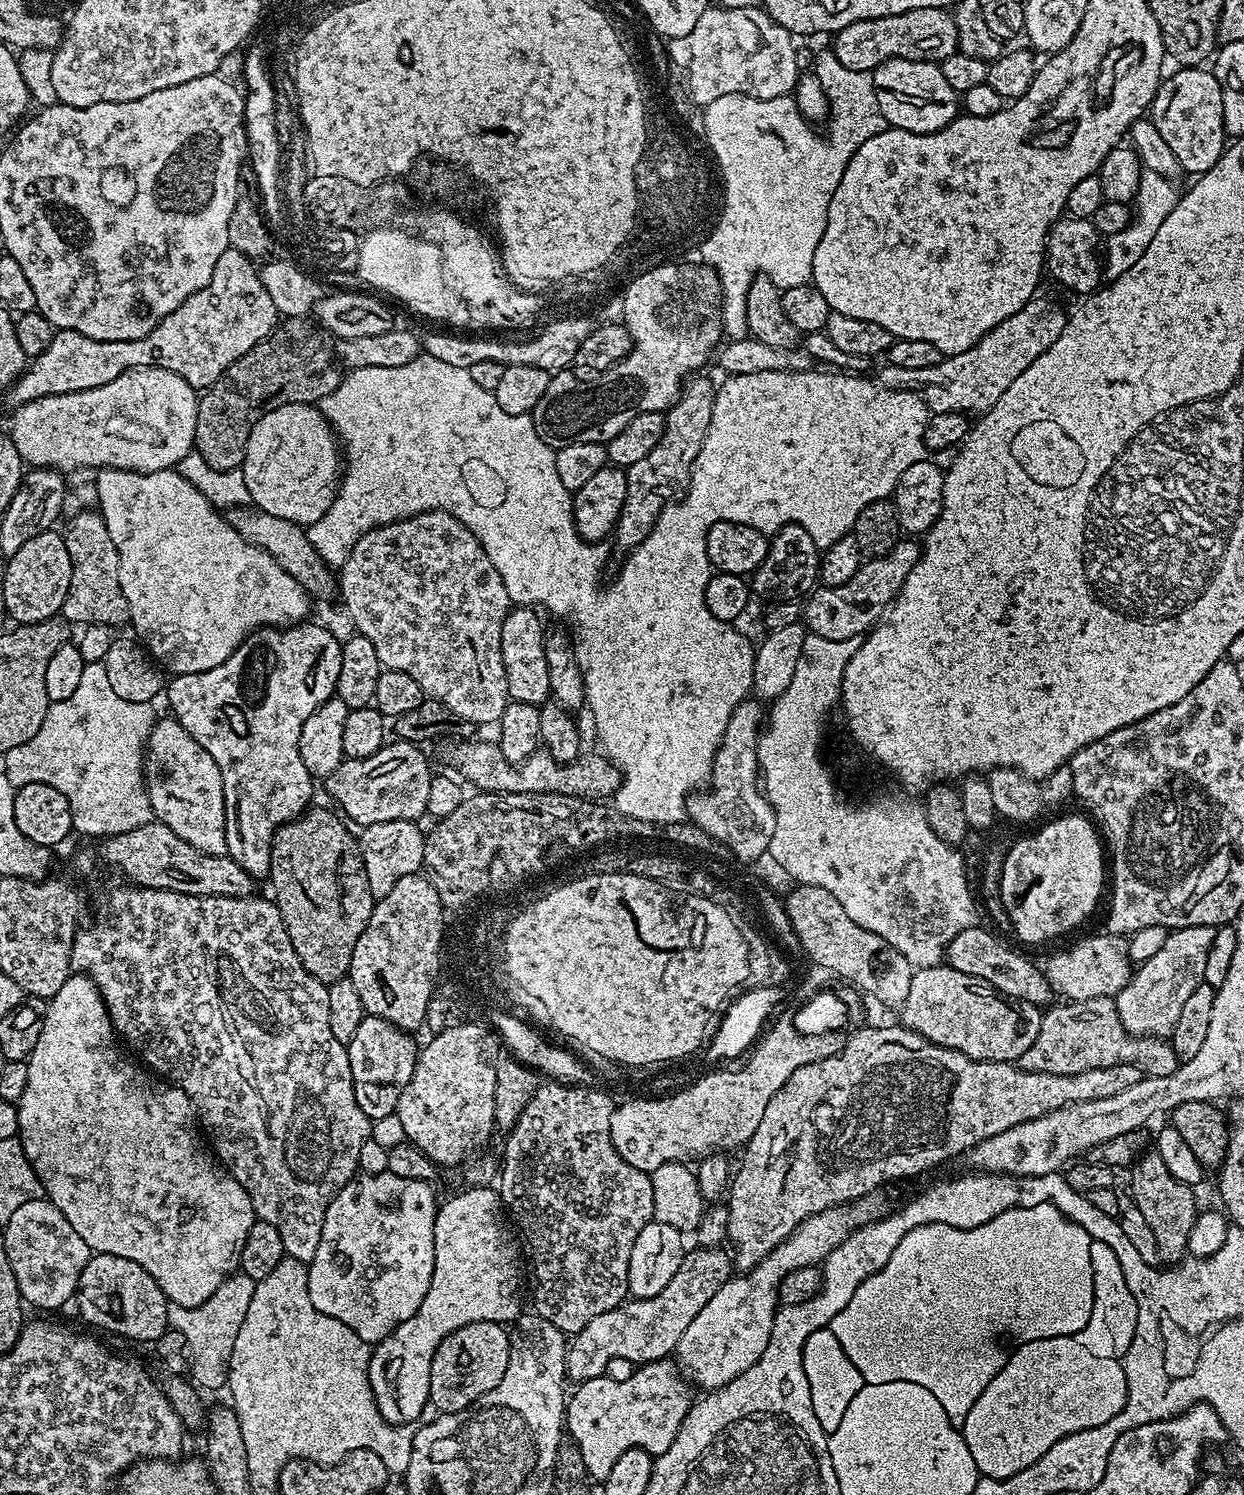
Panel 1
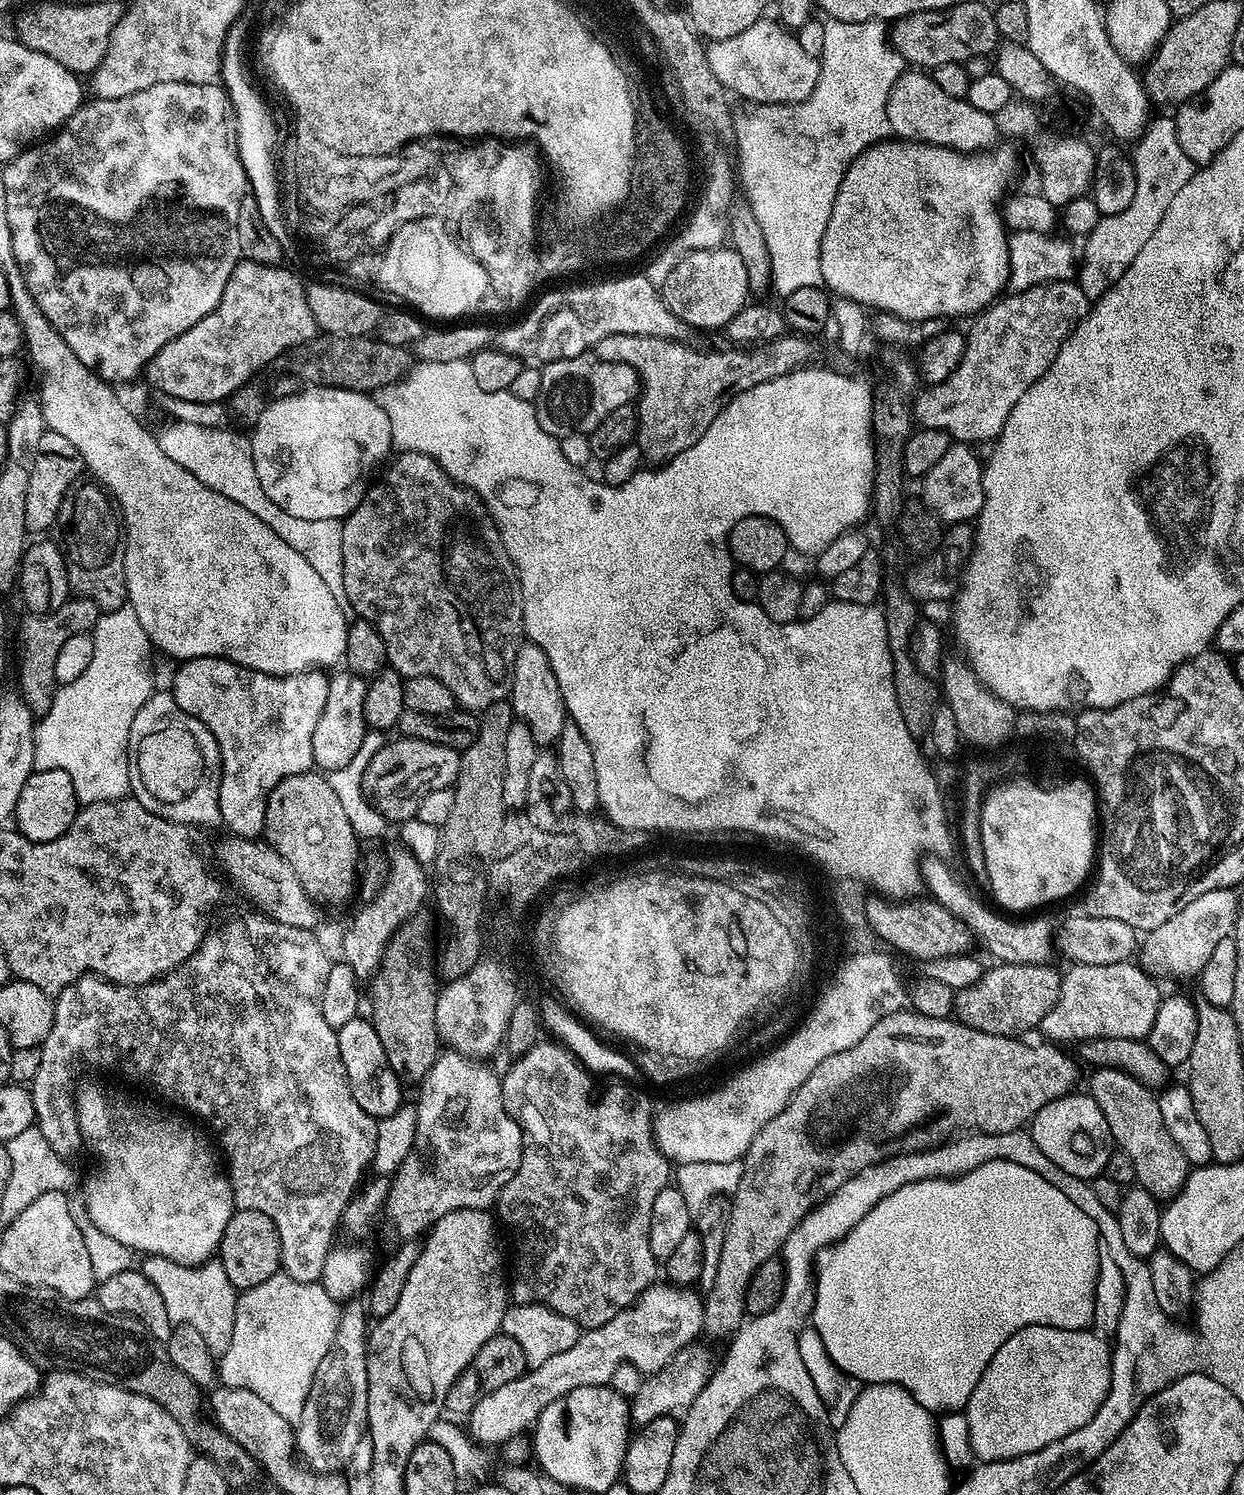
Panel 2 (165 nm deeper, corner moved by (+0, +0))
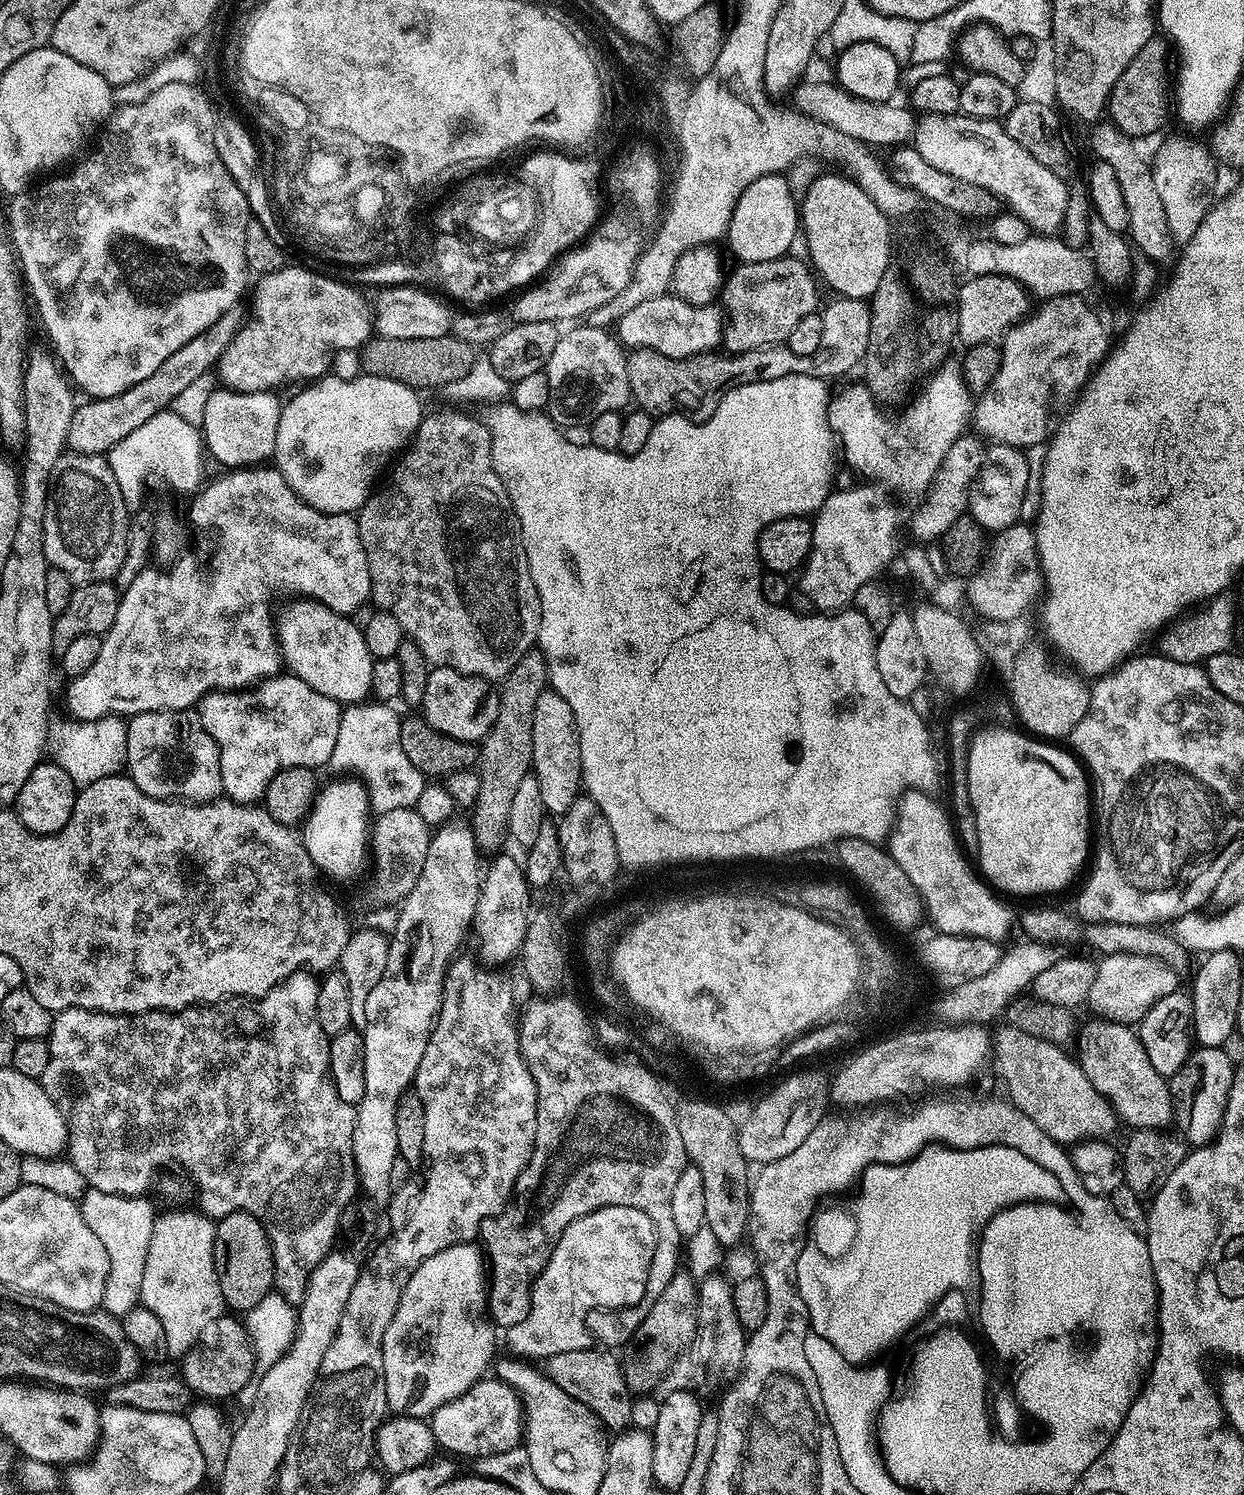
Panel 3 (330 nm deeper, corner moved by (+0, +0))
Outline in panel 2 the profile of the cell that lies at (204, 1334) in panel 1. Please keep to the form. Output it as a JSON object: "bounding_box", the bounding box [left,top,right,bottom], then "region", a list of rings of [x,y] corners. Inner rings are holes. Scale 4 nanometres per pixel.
{"bounding_box":[142,1256,238,1354],"region":[[[144,1256],[142,1262],[144,1262],[142,1265],[144,1276],[154,1286],[154,1290],[162,1294],[162,1302],[166,1302],[166,1314],[172,1319],[173,1325],[198,1330],[209,1352],[223,1354],[230,1346],[230,1334],[234,1334],[234,1314],[238,1292],[232,1287],[230,1278],[226,1278],[226,1270],[220,1265],[219,1259],[210,1259],[204,1264],[197,1264],[194,1268],[170,1262],[161,1256]]]}

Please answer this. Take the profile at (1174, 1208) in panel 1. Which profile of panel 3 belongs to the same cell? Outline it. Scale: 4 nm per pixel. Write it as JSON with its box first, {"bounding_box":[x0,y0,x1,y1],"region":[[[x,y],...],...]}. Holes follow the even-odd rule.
{"bounding_box":[1079,1018,1173,1130],"region":[[[1099,1018],[1079,1029],[1080,1069],[1090,1078],[1094,1090],[1108,1100],[1117,1117],[1129,1124],[1129,1129],[1164,1130],[1173,1123],[1172,1090],[1169,1081],[1150,1062],[1137,1029],[1126,1024]]]}

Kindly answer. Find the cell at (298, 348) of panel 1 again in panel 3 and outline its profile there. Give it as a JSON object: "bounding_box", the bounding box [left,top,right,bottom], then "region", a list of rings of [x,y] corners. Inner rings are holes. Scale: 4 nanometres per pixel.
{"bounding_box":[359,334,474,390],"region":[[[449,334],[436,338],[386,338],[377,335],[369,339],[359,349],[360,364],[369,376],[381,376],[384,379],[397,380],[408,388],[423,390],[423,388],[436,388],[443,390],[448,384],[453,384],[474,363],[473,349],[464,341],[459,341]]]}

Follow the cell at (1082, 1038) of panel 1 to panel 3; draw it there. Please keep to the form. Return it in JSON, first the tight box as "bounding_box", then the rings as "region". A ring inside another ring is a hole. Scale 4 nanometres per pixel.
{"bounding_box":[1086,953,1177,1026],"region":[[[1130,953],[1105,956],[1096,964],[1094,986],[1090,986],[1086,1004],[1092,1007],[1093,1017],[1112,1020],[1115,1024],[1136,1026],[1158,998],[1177,991],[1176,979],[1176,971],[1154,957]]]}

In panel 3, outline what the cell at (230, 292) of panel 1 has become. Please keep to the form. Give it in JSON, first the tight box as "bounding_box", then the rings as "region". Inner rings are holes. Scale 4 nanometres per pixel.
{"bounding_box":[218,266,370,392],"region":[[[307,266],[282,267],[277,272],[259,277],[255,284],[251,289],[252,309],[246,312],[246,319],[220,355],[218,380],[225,389],[234,392],[266,392],[276,390],[283,380],[311,382],[331,369],[328,367],[336,352],[344,352],[347,348],[359,349],[369,339],[370,318],[368,320],[364,314],[364,304],[359,296],[361,293],[349,284],[312,272]]]}

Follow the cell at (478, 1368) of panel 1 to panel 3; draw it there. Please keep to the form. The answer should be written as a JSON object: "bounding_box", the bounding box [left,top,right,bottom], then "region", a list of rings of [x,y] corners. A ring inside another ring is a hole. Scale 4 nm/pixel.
{"bounding_box":[542,1346,634,1430],"region":[[[589,1346],[582,1350],[569,1350],[566,1354],[554,1354],[547,1357],[543,1364],[542,1371],[550,1382],[566,1390],[570,1398],[578,1398],[582,1406],[586,1406],[600,1419],[605,1429],[624,1430],[631,1425],[634,1396],[628,1391],[619,1359],[611,1351]]]}

